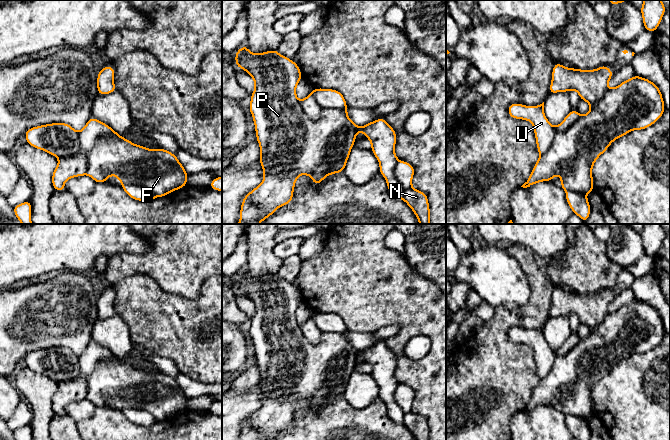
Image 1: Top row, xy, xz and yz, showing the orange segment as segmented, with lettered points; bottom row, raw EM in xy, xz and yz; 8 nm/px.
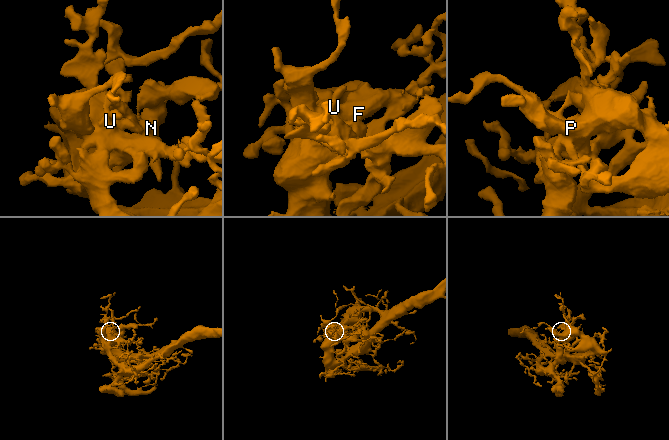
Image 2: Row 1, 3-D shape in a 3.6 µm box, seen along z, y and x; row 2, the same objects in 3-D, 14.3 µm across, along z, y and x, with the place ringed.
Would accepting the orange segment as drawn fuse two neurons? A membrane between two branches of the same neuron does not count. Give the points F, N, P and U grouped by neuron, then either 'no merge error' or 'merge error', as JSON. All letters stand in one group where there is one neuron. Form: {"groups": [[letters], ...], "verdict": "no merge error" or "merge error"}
{"groups": [["F", "N", "P", "U"]], "verdict": "no merge error"}

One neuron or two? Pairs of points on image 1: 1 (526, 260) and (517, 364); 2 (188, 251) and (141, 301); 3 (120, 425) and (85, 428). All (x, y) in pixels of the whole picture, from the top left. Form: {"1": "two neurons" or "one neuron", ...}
{"1": "one neuron", "2": "two neurons", "3": "one neuron"}

